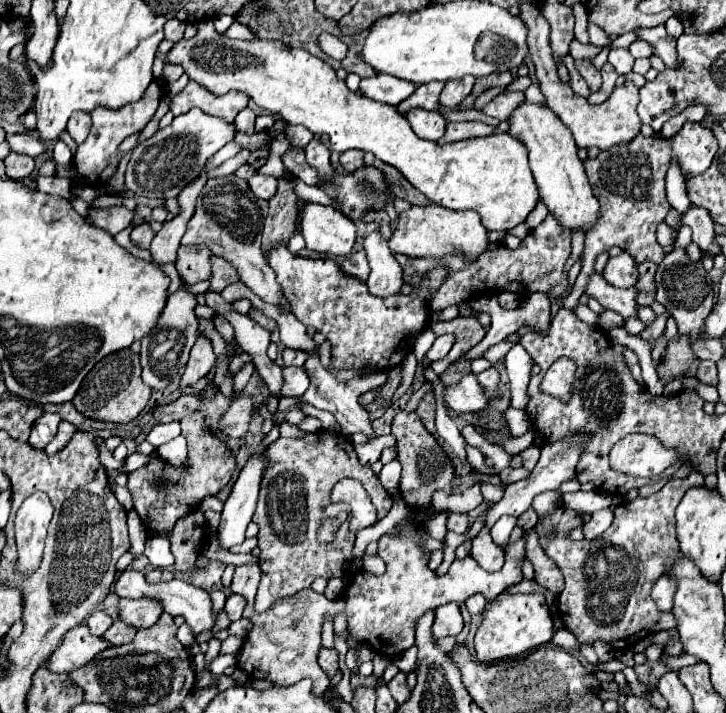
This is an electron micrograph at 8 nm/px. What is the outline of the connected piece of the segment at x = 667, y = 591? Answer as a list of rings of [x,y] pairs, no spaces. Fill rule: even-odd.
[[[663,575],[655,583],[655,587],[651,591],[651,597],[659,605],[661,611],[671,611],[673,609],[673,595],[675,595],[675,591],[677,591],[677,581],[671,575]]]

